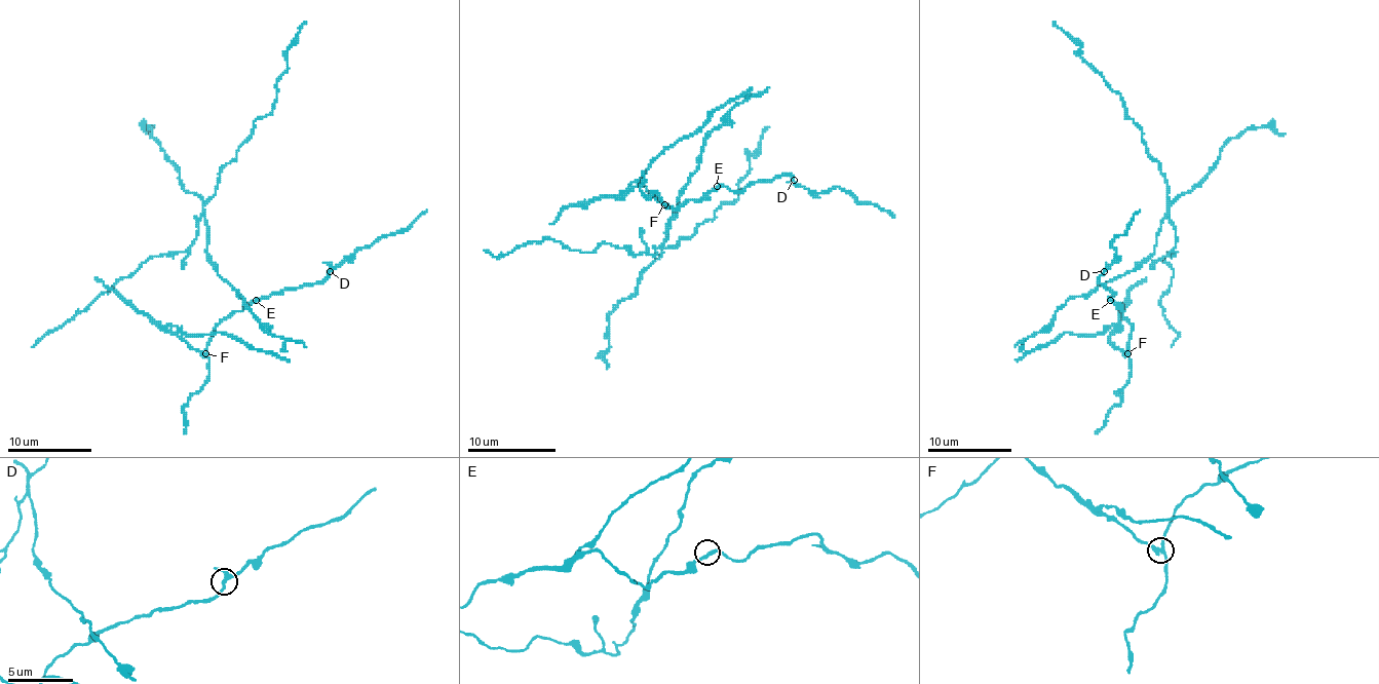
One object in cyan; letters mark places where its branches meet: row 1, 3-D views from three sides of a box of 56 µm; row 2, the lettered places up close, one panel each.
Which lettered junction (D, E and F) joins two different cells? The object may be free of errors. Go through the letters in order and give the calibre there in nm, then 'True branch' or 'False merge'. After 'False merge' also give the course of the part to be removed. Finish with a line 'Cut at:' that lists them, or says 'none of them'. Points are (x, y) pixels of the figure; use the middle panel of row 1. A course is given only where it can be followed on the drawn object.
D: Thickness 240 nm. True branch
E: Thickness 240 nm. True branch
F: Thickness 220 nm. False merge. Course of the part to remove: (663, 204), (630, 184), (721, 107), (748, 99), (703, 145), (661, 245), (677, 245), (738, 197), (769, 127)
Cut at: F

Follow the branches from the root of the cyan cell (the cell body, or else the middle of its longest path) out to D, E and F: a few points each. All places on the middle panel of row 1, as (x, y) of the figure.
D: (745, 97), (671, 145), (628, 189), (644, 186), (679, 208), (721, 186), (794, 180)
E: (745, 97), (730, 99), (671, 145), (628, 189), (644, 186), (679, 208), (717, 186)
F: (745, 97), (730, 99), (721, 105), (701, 127), (671, 145), (628, 186), (644, 186), (663, 204)

